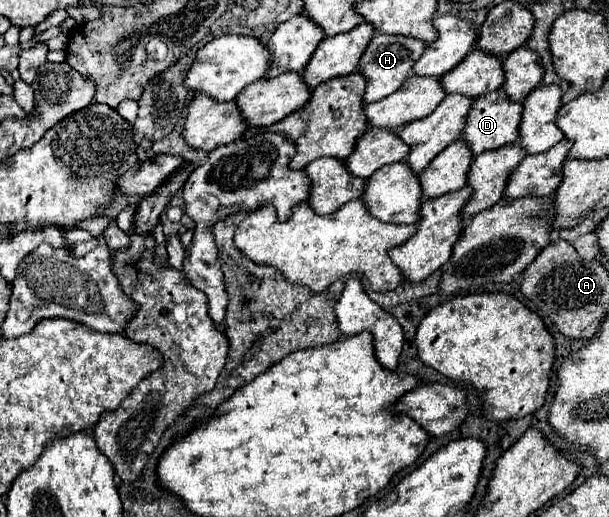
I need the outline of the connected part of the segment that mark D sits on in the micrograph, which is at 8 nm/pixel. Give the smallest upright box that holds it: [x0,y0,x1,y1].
[461,90,521,156]

